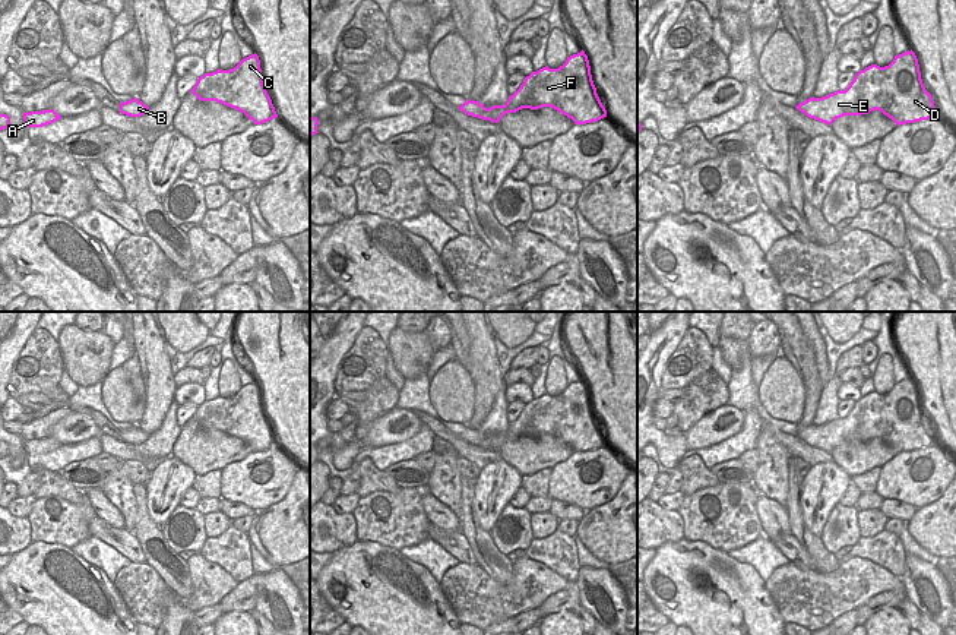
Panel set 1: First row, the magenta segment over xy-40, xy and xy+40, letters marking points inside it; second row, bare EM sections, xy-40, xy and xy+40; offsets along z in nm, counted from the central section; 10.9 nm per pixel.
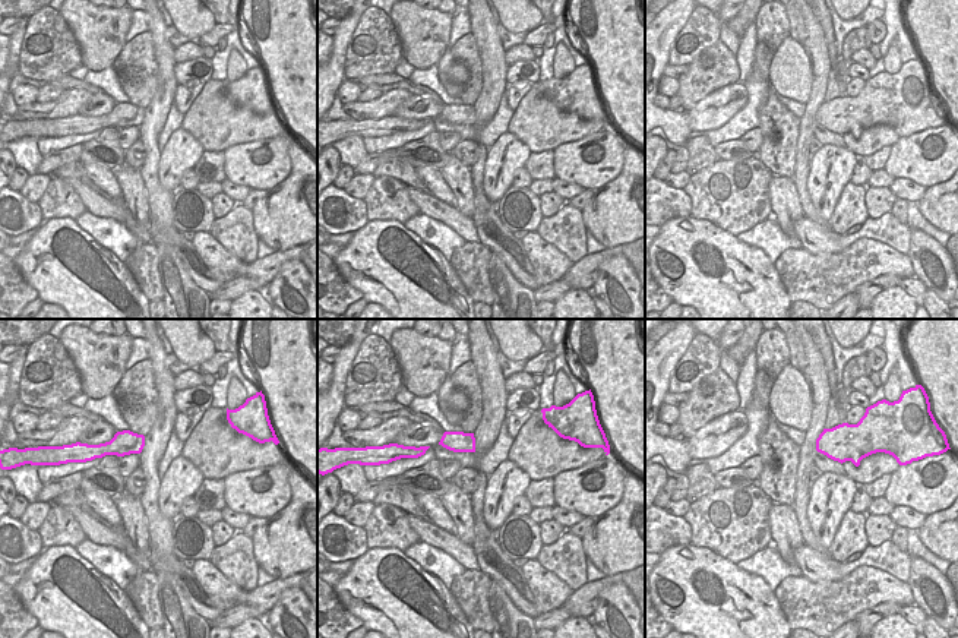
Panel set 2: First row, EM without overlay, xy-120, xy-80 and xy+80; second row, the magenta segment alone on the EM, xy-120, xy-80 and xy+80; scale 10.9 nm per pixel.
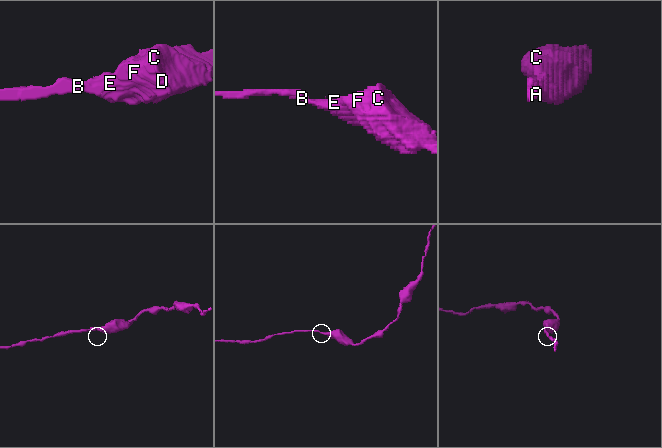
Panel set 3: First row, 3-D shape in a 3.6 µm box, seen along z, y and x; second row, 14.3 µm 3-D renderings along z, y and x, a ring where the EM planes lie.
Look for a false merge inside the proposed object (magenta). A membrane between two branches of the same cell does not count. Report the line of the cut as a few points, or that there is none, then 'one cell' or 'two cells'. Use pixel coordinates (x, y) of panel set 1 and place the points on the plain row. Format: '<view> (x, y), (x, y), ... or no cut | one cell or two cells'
no cut | one cell

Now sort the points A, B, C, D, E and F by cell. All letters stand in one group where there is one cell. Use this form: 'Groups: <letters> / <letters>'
Groups: A B C D E F.

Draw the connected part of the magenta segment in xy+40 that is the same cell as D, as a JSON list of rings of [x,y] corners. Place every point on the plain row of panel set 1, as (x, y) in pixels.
[[[912,377],[895,383],[889,394],[871,392],[860,398],[845,418],[838,417],[822,426],[811,424],[795,436],[829,454],[843,443],[861,443],[874,437],[898,454],[938,443]]]

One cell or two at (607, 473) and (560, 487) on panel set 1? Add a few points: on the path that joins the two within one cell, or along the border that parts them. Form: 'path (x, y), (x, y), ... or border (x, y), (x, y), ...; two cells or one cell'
path (595, 483), (572, 485); one cell

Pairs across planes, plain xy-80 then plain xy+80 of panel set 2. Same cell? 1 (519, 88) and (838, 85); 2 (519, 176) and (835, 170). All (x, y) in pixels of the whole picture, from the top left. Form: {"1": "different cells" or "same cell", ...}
{"1": "different cells", "2": "different cells"}

